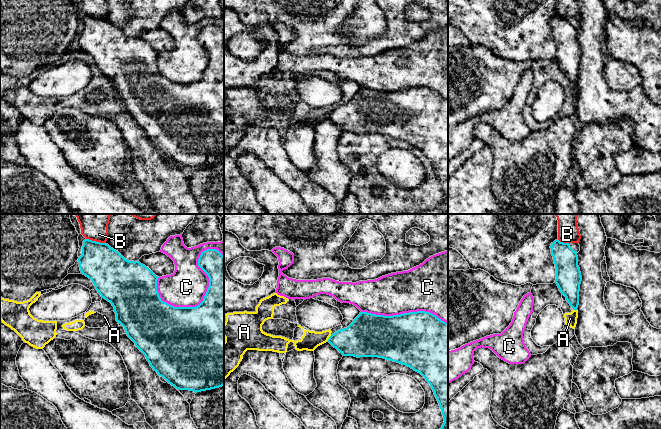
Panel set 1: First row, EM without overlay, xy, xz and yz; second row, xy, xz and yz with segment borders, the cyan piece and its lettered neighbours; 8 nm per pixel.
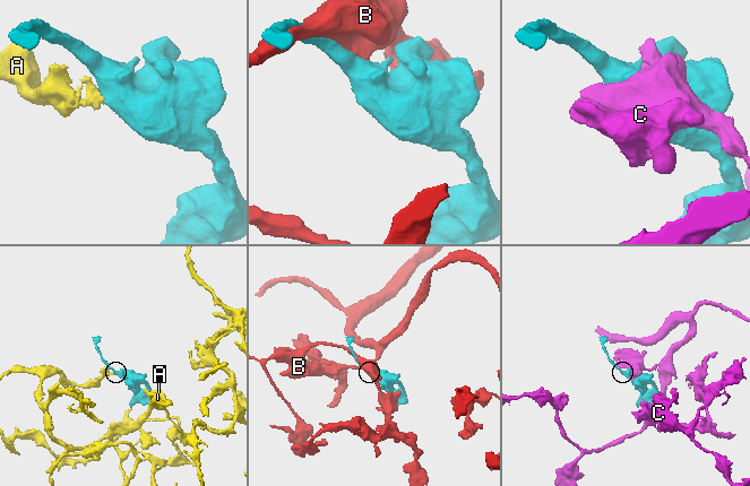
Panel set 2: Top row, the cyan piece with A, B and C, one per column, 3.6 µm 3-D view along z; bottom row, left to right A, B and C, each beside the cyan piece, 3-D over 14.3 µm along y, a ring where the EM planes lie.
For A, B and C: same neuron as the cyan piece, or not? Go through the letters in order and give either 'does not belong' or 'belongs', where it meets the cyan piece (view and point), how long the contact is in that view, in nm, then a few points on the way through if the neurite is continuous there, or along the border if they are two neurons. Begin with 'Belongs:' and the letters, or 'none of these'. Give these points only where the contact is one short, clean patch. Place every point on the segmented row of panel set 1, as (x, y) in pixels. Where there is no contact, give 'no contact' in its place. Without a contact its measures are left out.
Belongs: none of these
A: does not belong; contact xz (329, 338); length 70 nm
B: does not belong; contact xy (95, 241); length 170 nm
C: does not belong; contact xy (207, 290); length 600 nm

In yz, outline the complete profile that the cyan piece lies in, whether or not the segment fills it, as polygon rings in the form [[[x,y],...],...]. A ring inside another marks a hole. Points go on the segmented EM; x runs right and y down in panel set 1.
[[[558,239],[551,243],[550,248],[556,268],[555,283],[573,310],[577,310],[582,281],[577,252],[569,243],[560,242]]]

